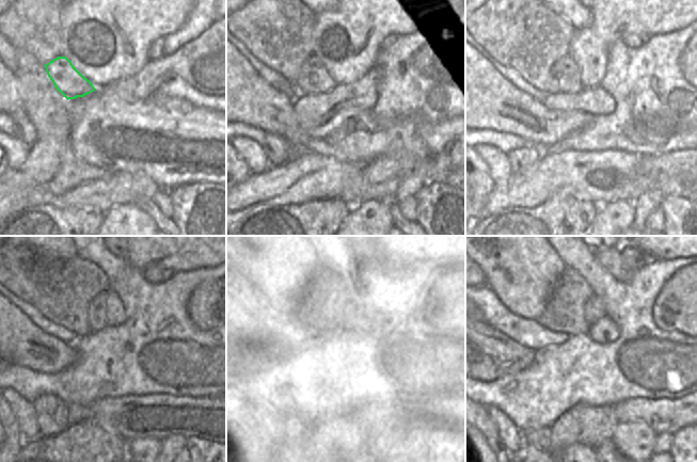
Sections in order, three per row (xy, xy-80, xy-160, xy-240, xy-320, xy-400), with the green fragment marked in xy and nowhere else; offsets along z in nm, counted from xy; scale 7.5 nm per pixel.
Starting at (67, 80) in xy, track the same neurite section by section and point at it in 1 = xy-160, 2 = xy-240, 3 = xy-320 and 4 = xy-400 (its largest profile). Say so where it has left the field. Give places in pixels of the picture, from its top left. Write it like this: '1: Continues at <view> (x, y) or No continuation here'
1: Continues at xy-160 (566, 72)
2: Continues at xy-240 (97, 321)
3: Continues at xy-320 (350, 307)
4: Continues at xy-400 (593, 309).

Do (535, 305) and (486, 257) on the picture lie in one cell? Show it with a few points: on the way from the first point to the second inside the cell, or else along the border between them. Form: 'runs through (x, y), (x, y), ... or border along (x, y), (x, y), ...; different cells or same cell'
runs through (523, 293), (497, 268); same cell

